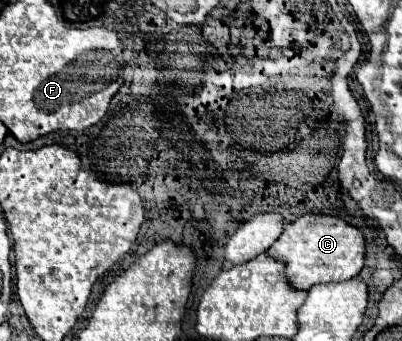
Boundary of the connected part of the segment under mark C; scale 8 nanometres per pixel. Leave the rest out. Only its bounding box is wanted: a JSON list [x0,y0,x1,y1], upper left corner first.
[267,214,365,290]

